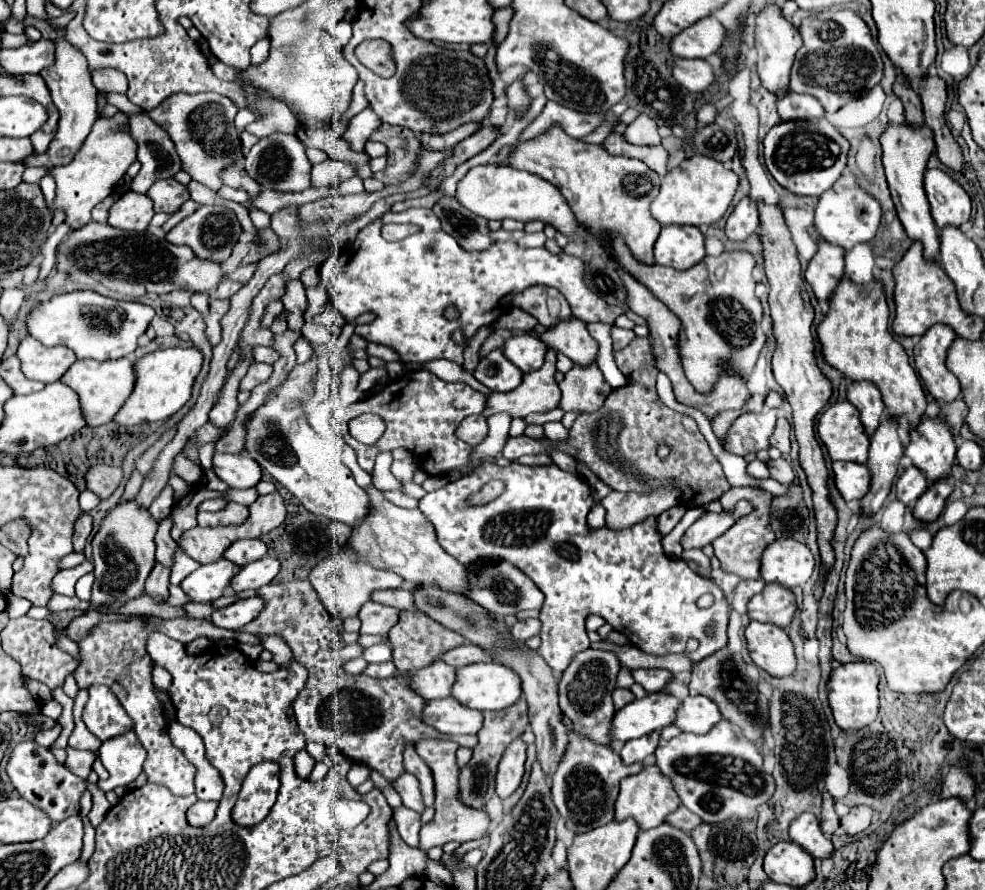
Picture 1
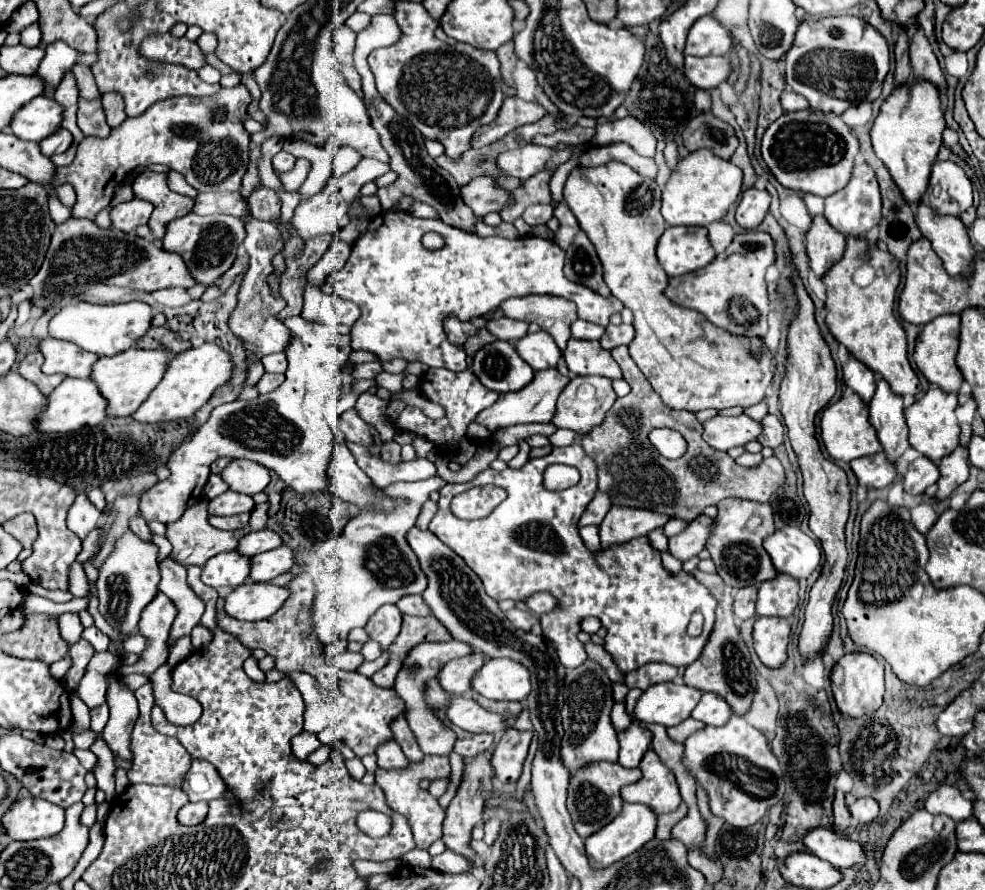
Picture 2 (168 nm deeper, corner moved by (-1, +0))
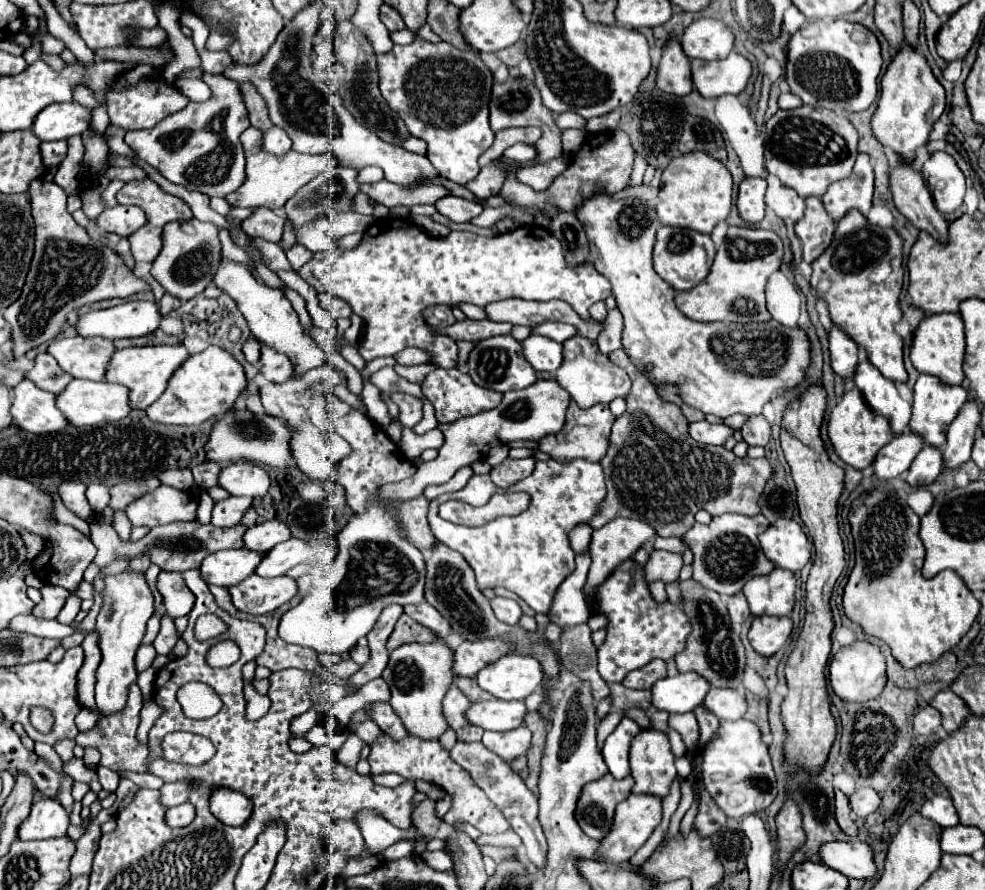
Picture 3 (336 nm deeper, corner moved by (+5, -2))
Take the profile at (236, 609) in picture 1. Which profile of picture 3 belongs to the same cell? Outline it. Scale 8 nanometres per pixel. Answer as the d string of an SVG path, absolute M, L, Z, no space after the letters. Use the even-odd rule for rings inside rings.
M251 575L239 585L231 587L229 593L239 611L261 615L271 613L273 609L287 603L297 593L297 581L287 575L279 577Z

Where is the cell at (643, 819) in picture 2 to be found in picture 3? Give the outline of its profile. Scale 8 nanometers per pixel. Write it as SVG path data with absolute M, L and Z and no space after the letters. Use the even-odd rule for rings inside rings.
M631 793L625 801L621 801L617 805L615 811L615 823L611 833L607 833L607 837L601 841L601 849L599 849L599 861L601 863L621 863L621 861L629 861L635 851L649 839L649 835L653 833L653 829L661 823L661 797L655 795L647 795L647 793Z

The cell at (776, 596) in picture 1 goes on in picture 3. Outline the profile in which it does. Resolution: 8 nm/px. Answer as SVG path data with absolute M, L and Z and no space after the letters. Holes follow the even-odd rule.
M775 567L773 573L753 577L745 587L751 615L789 615L795 605L795 575Z

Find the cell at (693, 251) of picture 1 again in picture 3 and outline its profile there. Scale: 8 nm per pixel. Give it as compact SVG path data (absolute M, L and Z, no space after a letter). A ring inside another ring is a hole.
M659 227L653 251L653 267L657 275L663 281L667 281L675 291L687 291L697 287L709 275L713 259L715 259L715 247L709 235L681 227Z

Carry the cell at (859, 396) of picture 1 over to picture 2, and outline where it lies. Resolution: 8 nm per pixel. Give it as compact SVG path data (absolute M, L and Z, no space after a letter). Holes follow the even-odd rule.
M853 357L849 359L847 365L843 365L843 379L845 379L845 385L851 387L861 397L863 403L869 403L871 397L875 395L875 385L877 385L875 373Z

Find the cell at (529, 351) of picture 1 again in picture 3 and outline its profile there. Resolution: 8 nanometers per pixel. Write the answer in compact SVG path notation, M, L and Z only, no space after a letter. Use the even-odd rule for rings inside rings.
M531 335L523 341L523 355L535 371L557 371L563 363L561 345L553 339Z

